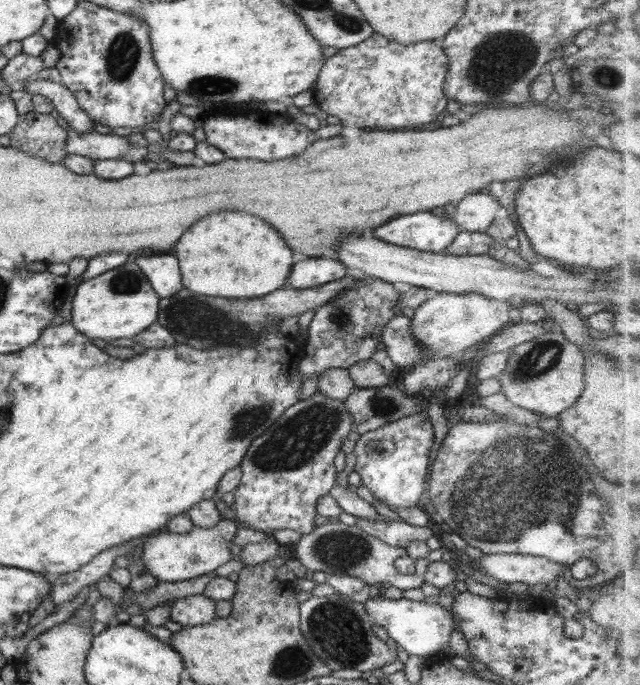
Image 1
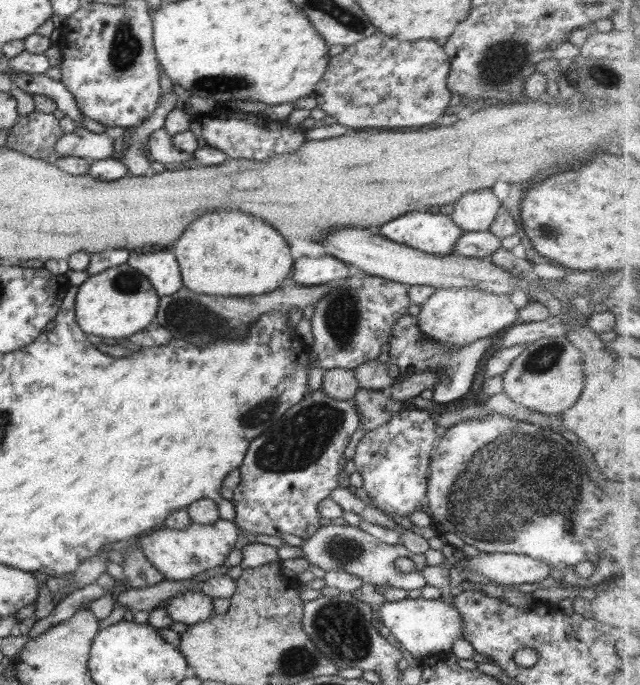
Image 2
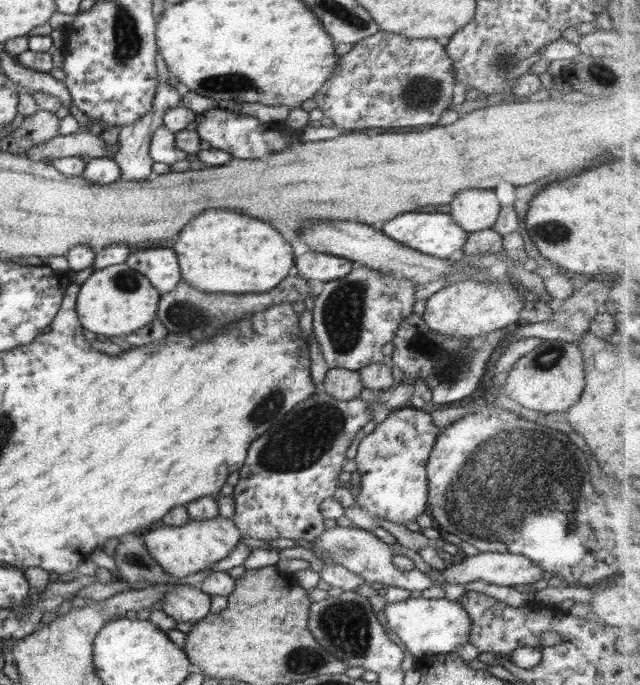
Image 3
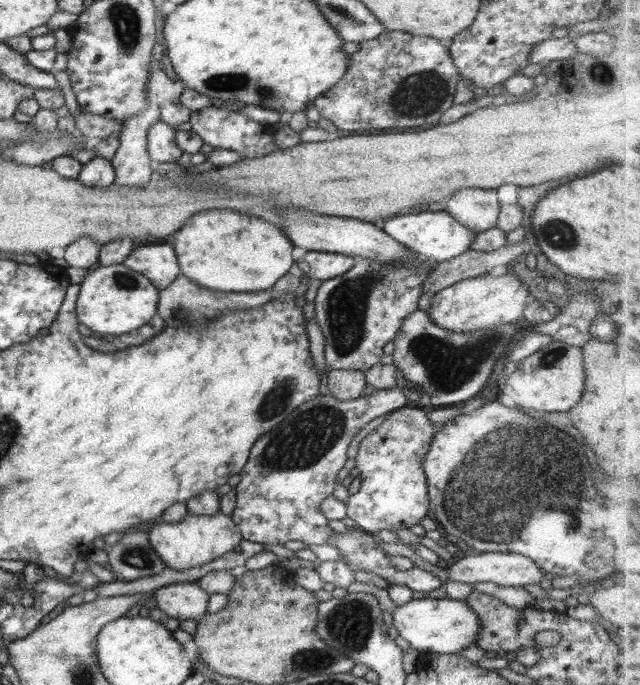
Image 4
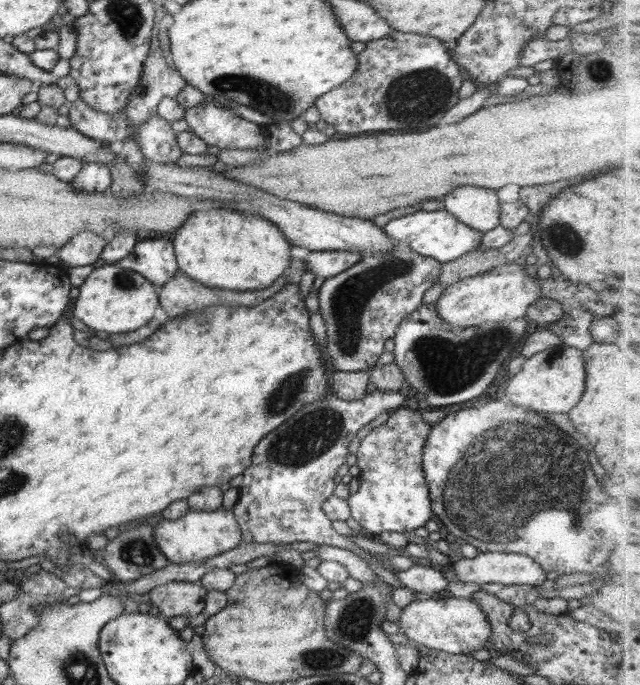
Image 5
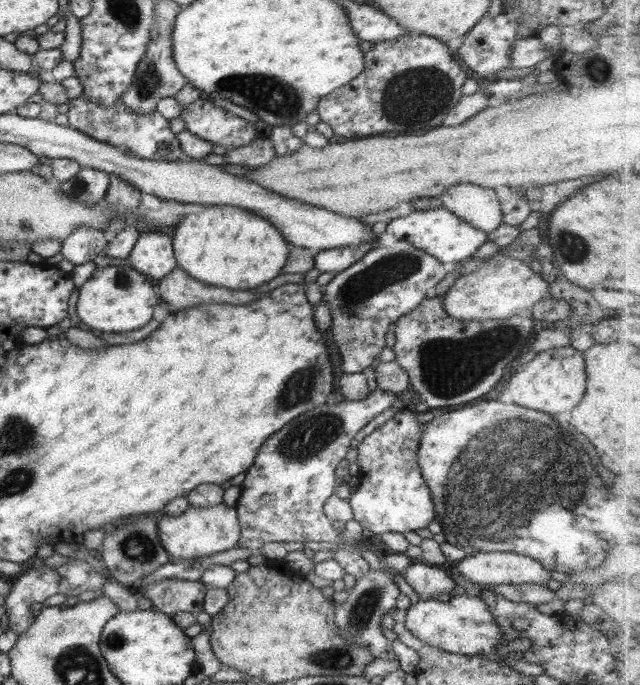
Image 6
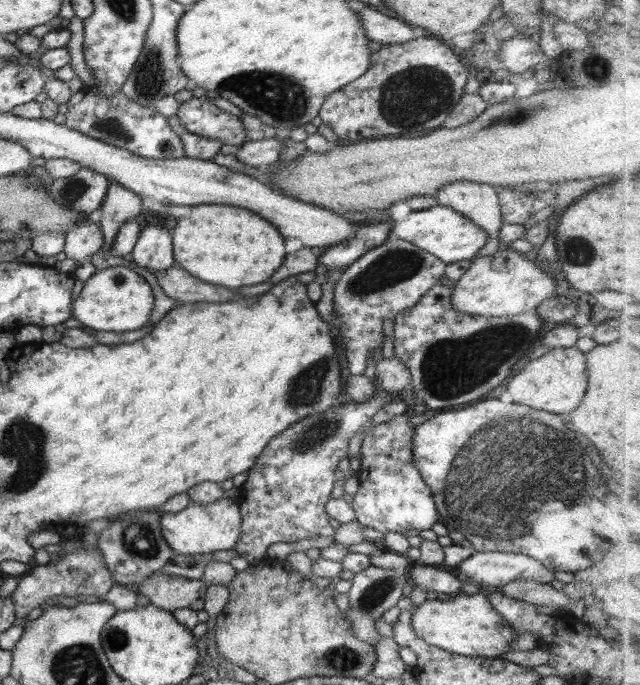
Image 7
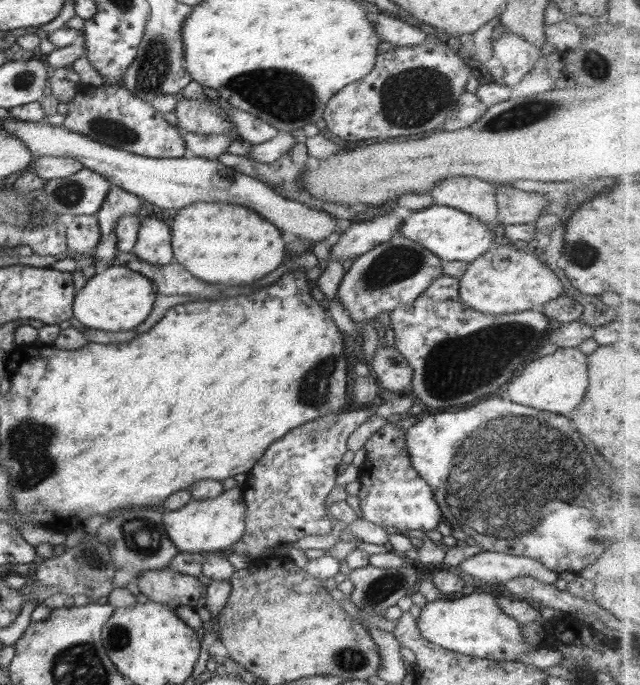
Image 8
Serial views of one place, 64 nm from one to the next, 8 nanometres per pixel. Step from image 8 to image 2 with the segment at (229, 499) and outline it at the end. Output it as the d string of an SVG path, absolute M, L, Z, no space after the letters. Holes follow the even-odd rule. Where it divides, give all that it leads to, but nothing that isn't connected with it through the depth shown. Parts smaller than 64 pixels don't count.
M219 519L208 525L193 523L183 530L164 528L153 531L139 536L138 543L157 572L161 572L166 580L179 581L192 579L210 568L224 565L230 551L234 549L239 532L234 522Z

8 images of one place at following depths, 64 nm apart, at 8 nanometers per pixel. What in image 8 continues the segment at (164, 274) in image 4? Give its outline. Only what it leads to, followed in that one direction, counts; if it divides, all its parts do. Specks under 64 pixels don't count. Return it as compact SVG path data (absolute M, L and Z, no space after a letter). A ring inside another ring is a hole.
M160 213L143 217L131 252L148 264L170 264L174 262L171 239L170 227Z

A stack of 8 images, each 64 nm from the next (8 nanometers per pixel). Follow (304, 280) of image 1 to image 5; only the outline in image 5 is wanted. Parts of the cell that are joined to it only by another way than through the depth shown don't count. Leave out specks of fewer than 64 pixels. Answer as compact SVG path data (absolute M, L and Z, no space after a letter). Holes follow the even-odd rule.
M310 251L310 254L304 258L304 272L310 271L314 273L318 278L332 278L338 274L346 271L348 268L354 266L354 263L358 263L364 255L358 253L346 252L346 251Z

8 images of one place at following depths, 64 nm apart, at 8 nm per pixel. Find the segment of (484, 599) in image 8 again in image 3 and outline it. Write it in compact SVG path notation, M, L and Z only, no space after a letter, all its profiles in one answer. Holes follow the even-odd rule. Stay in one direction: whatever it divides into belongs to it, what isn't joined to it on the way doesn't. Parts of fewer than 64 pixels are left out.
M446 597L426 599L409 598L399 603L386 603L383 609L386 615L387 628L396 632L400 642L407 646L407 652L415 657L424 654L446 654L456 651L459 644L469 639L471 620L462 605Z

